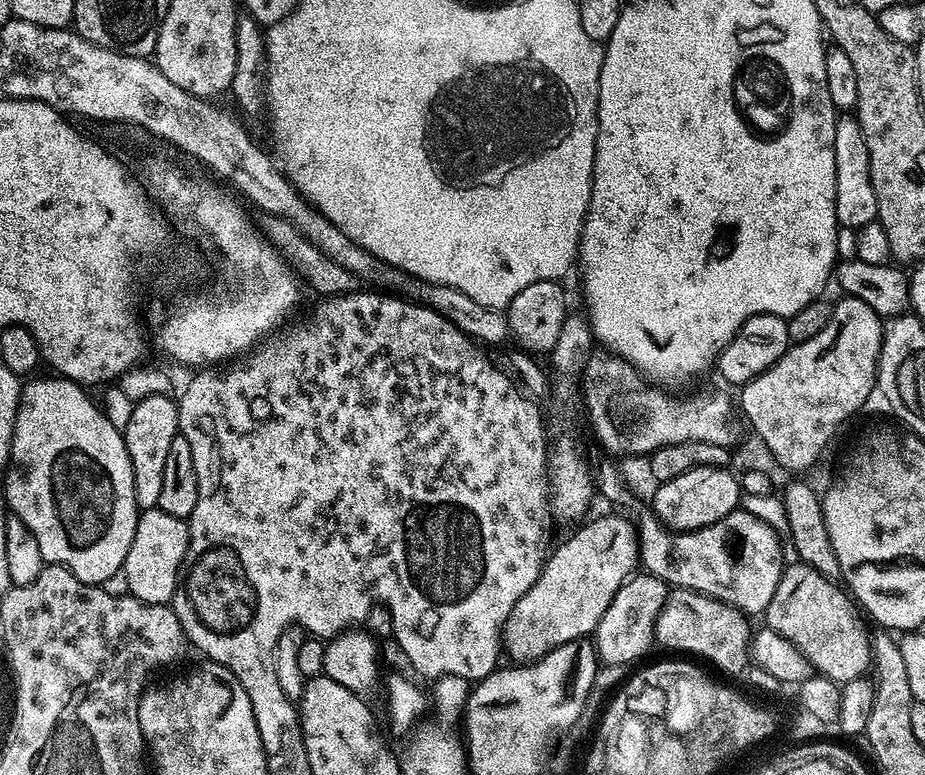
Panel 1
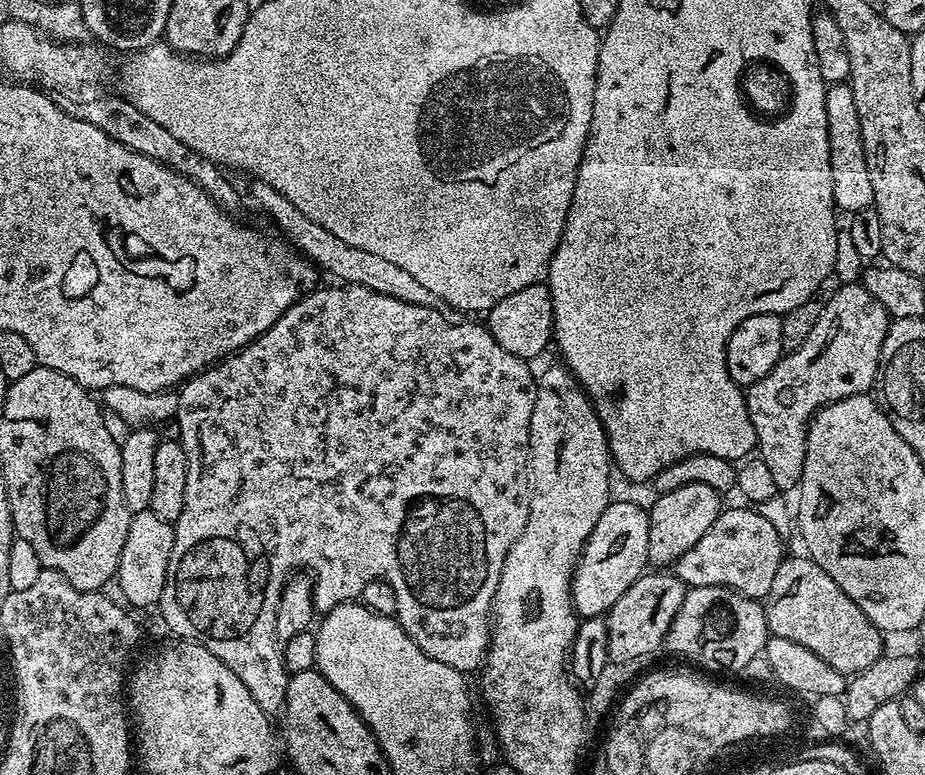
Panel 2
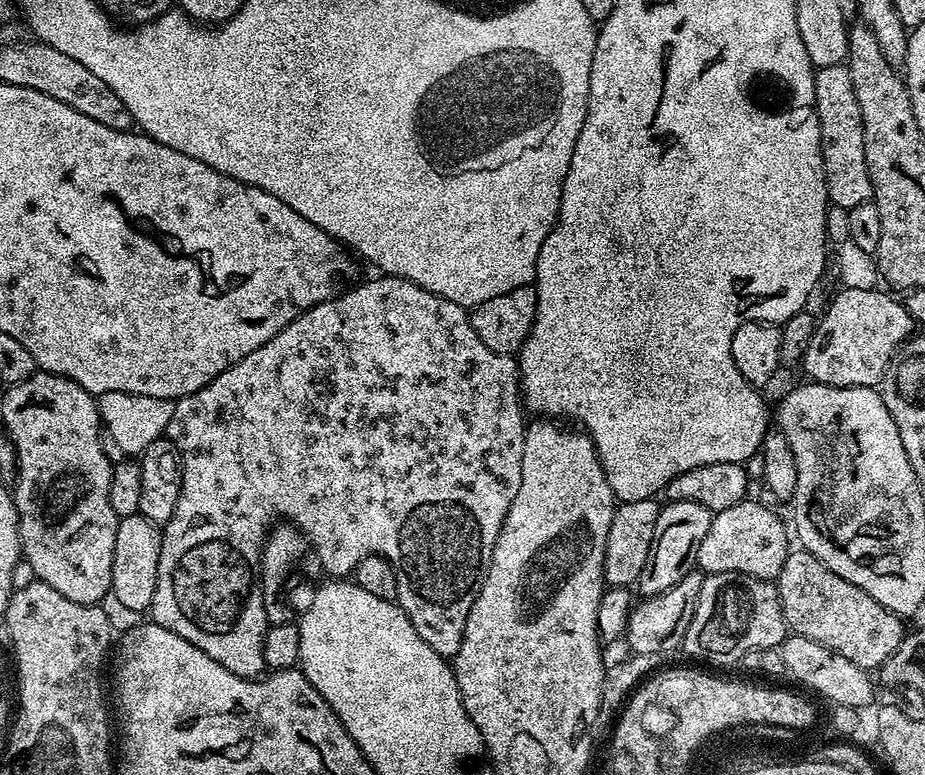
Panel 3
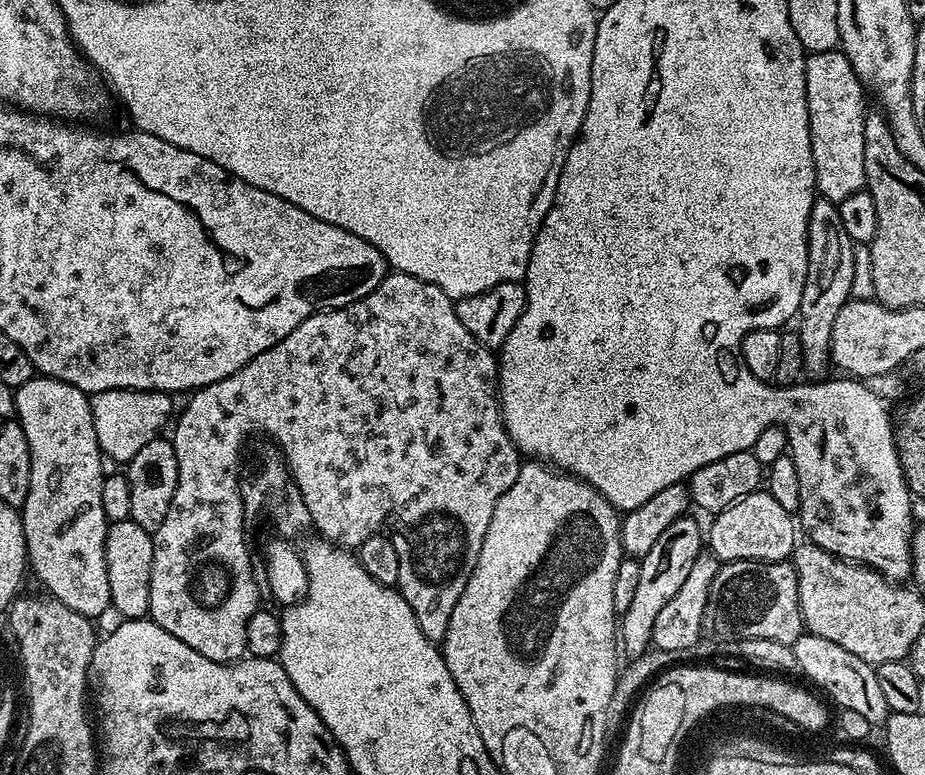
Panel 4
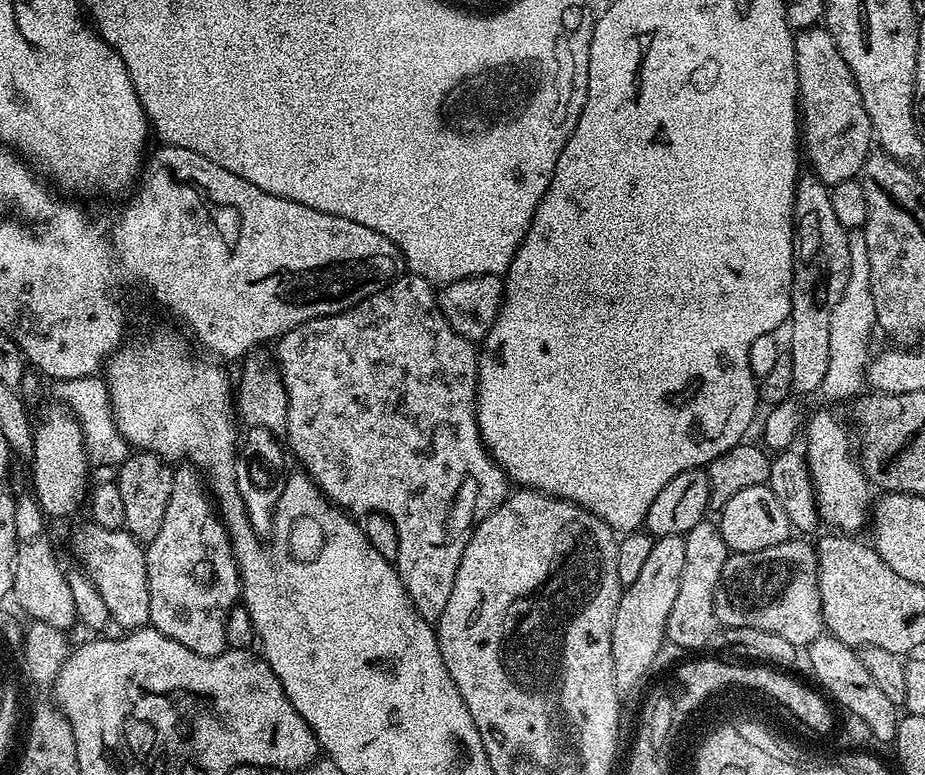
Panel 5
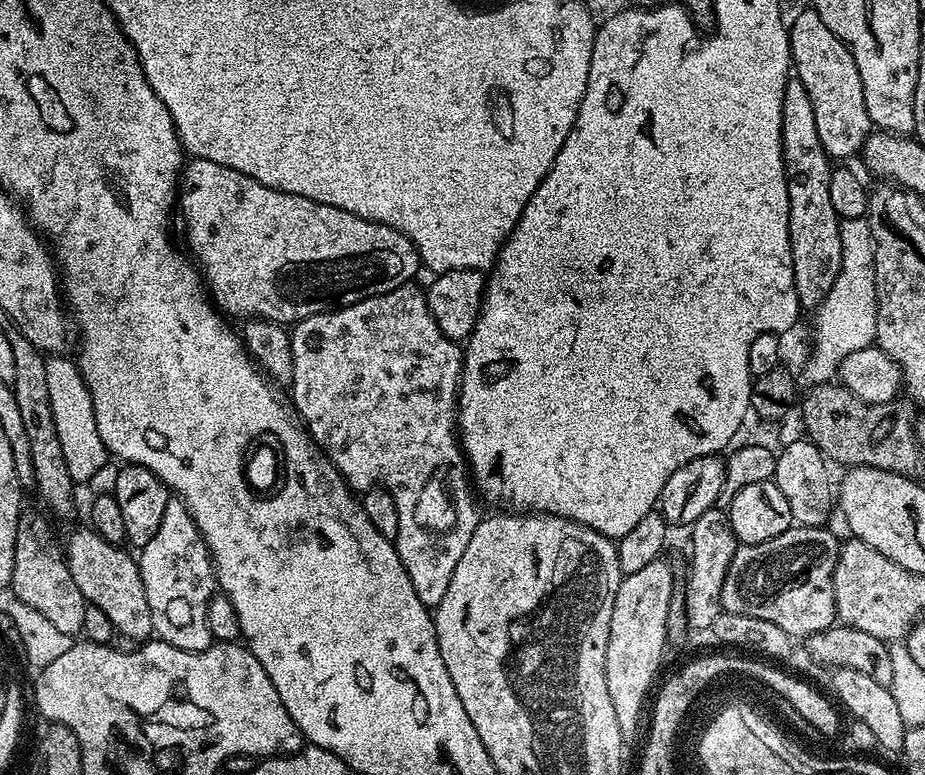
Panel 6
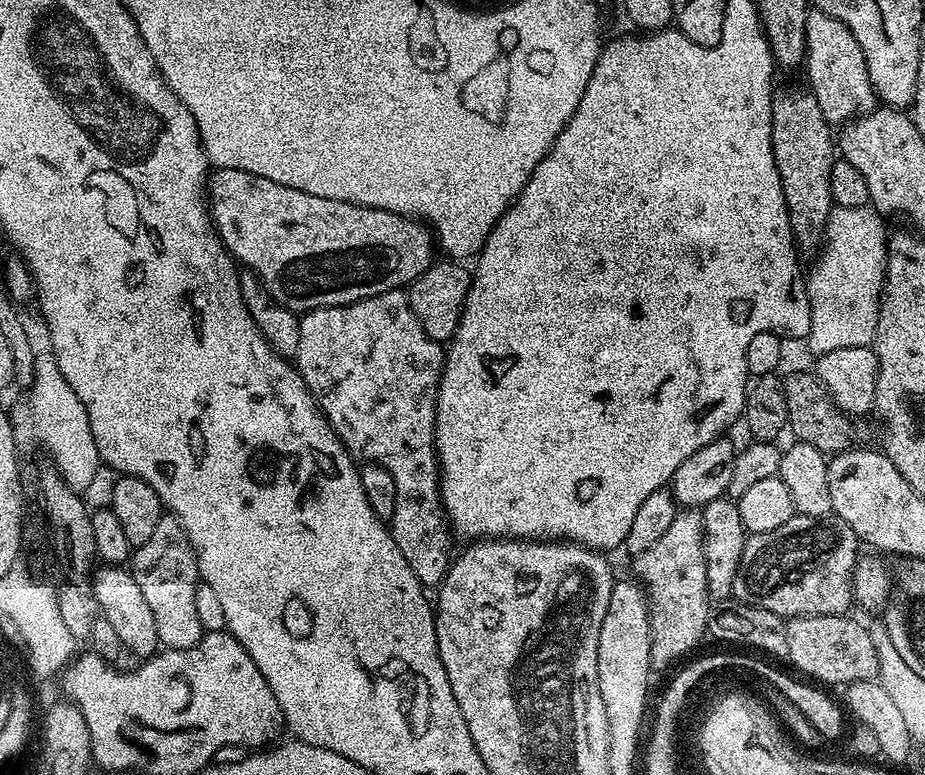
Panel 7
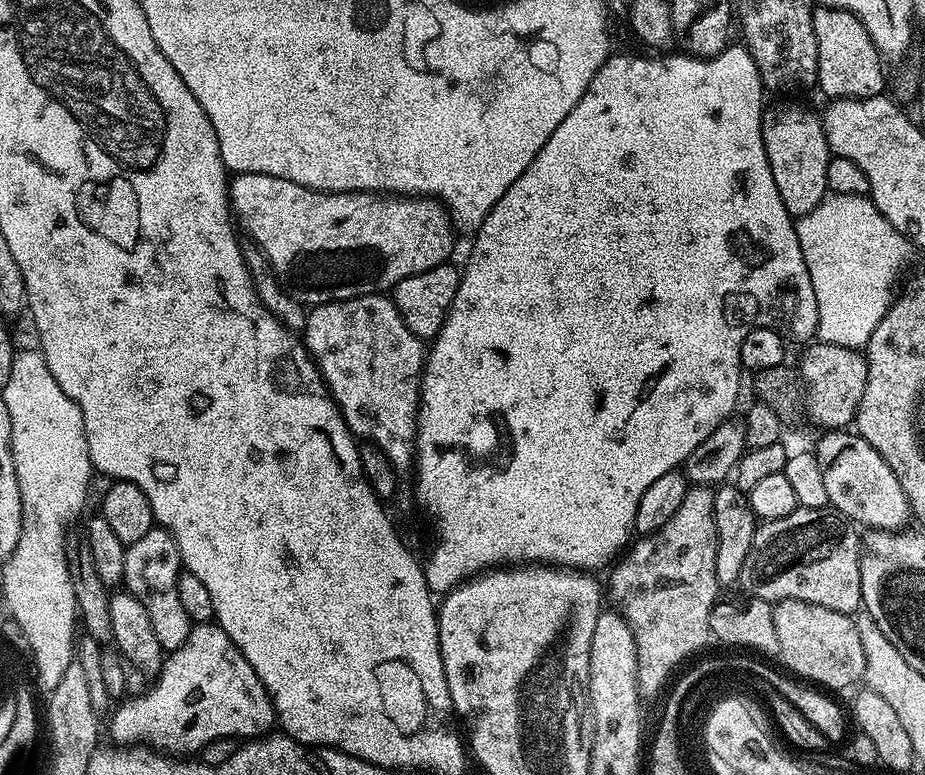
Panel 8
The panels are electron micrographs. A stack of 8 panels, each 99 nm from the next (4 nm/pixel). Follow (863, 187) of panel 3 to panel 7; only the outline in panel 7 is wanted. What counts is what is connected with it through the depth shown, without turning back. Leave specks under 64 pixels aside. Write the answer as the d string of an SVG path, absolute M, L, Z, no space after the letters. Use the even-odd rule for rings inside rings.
M812 8L805 14L803 70L808 71L807 87L817 99L822 117L831 126L843 126L877 107L878 97L870 82L870 70L858 46L858 38L838 18Z

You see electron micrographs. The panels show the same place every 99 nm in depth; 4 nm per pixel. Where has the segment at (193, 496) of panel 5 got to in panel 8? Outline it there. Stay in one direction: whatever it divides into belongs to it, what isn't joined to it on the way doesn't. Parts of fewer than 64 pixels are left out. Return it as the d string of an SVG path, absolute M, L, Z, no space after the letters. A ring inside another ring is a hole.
M154 526L138 542L127 545L126 566L124 567L123 587L142 606L146 606L146 614L150 614L150 626L154 634L158 634L158 642L165 653L173 652L186 638L192 629L193 620L182 610L182 598L178 598L177 580L182 571L180 551L174 538L165 528Z

